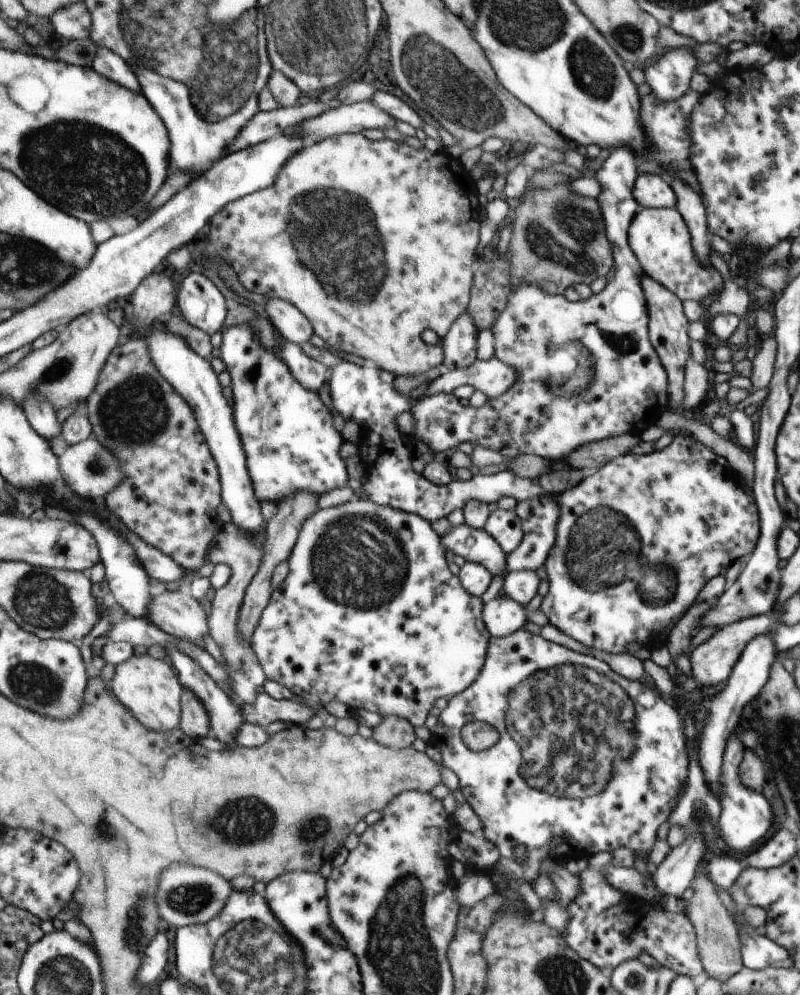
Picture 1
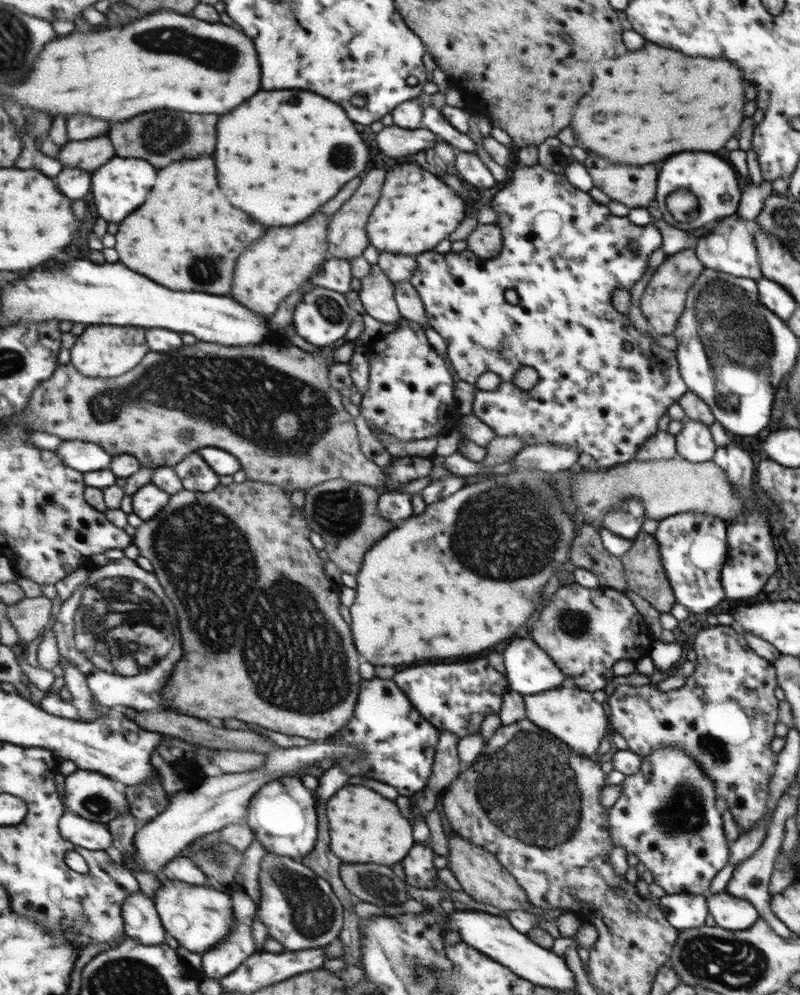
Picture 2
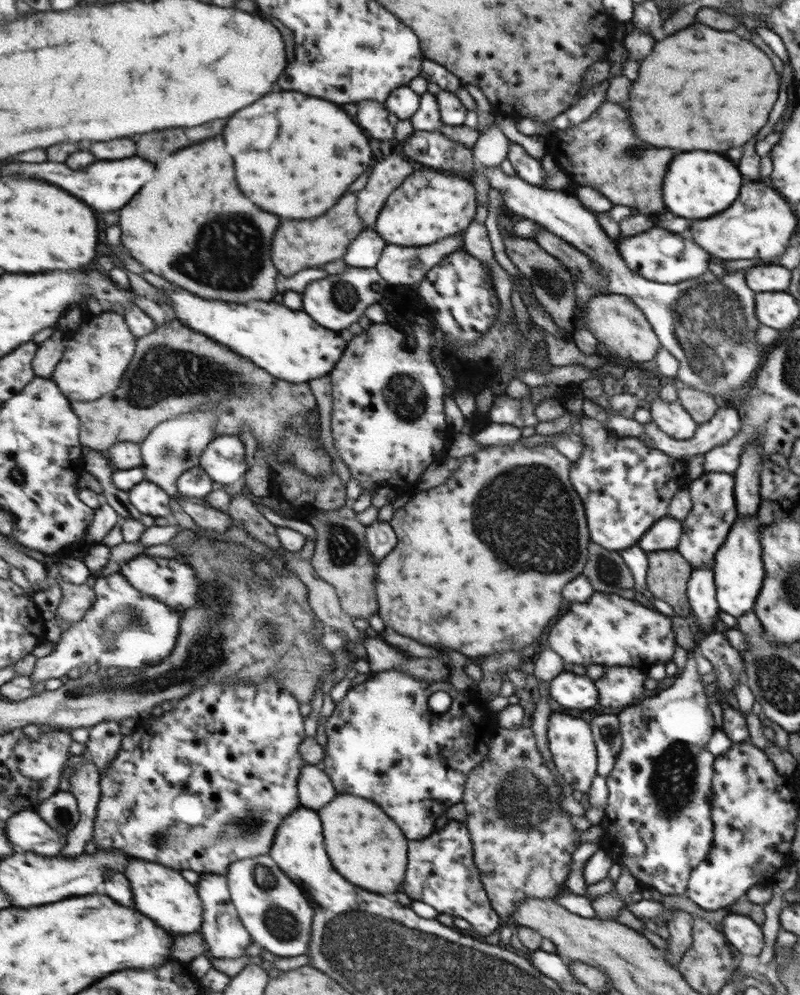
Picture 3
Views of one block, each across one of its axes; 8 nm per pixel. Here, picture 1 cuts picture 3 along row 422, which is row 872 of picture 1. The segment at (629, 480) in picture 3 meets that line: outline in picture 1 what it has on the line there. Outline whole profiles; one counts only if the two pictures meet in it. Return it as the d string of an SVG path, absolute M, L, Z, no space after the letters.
M585 869L578 878L581 892L566 906L565 910L569 914L569 922L565 924L565 930L561 936L567 938L567 946L571 946L571 950L577 952L582 959L593 963L599 971L609 975L609 972L613 971L615 966L621 964L622 961L637 959L641 952L645 952L655 959L658 965L673 970L677 975L684 975L693 979L693 977L701 974L703 966L701 956L698 954L697 932L690 920L685 918L682 913L674 914L662 910L657 900L654 901L651 908L643 908L643 914L639 914L637 910L633 912L627 906L630 897L609 886L604 876L599 874L597 870Z

